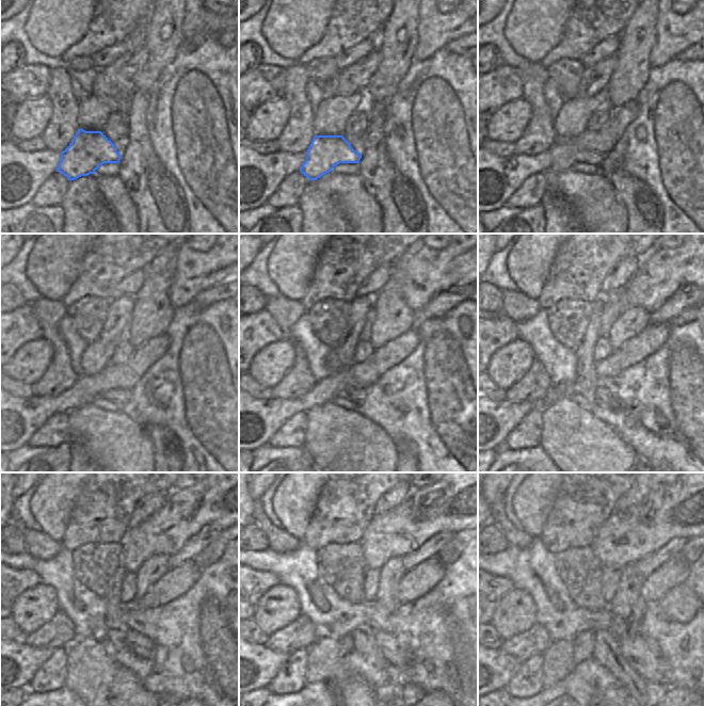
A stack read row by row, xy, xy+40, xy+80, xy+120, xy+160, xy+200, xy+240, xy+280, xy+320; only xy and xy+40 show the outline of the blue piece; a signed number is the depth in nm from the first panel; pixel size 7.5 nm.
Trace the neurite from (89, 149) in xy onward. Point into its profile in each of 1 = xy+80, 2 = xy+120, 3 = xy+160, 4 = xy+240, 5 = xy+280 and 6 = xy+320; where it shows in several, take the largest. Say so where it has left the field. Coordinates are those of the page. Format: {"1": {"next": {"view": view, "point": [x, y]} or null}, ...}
{"1": {"next": {"view": "xy+80", "point": [564, 154]}}, "2": {"next": {"view": "xy+120", "point": [118, 397]}}, "3": {"next": {"view": "xy+160", "point": [357, 397]}}, "4": {"next": {"view": "xy+240", "point": [141, 645]}}, "5": {"next": {"view": "xy+280", "point": [394, 653]}}, "6": {"next": {"view": "xy+320", "point": [642, 653]}}}

